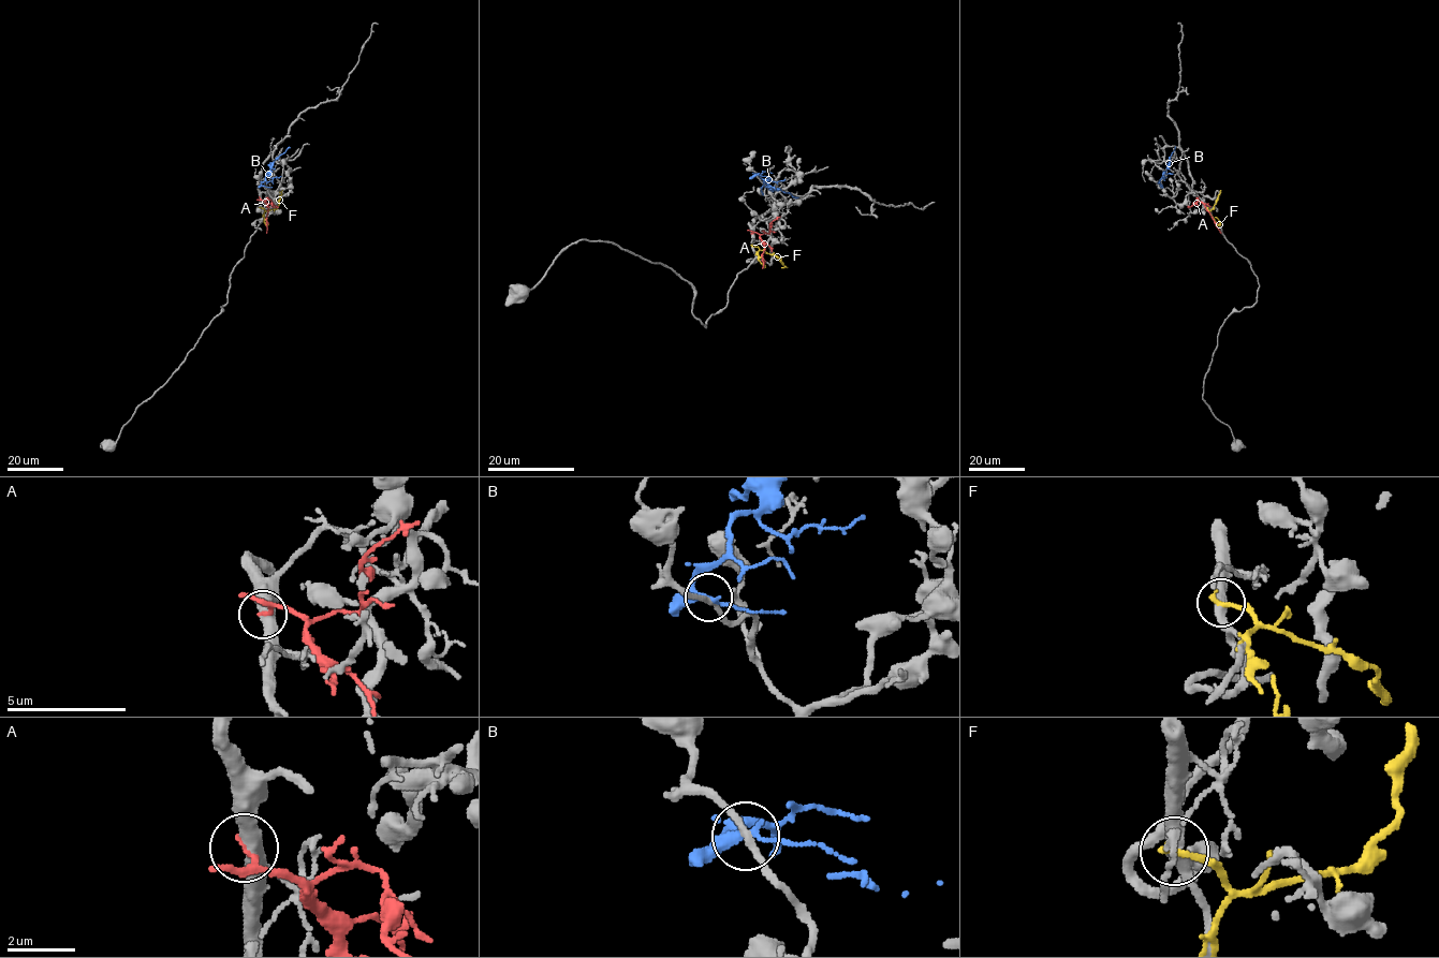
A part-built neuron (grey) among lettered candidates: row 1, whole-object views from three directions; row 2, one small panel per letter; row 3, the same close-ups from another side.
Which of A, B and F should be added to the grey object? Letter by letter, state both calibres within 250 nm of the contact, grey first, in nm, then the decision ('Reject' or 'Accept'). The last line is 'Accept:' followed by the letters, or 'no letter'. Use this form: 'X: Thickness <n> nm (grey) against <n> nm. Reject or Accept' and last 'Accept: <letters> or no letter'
A: Thickness 440 nm (grey) against 140 nm. Reject
B: Thickness 190 nm (grey) against 240 nm. Reject
F: Thickness 360 nm (grey) against 220 nm. Reject
Accept: no letter

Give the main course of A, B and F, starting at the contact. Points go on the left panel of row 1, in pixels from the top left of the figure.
A: (260, 197), (267, 207), (266, 233)
B: (263, 186), (273, 162), (290, 147)
F: (261, 207), (265, 210), (274, 209), (282, 190)

